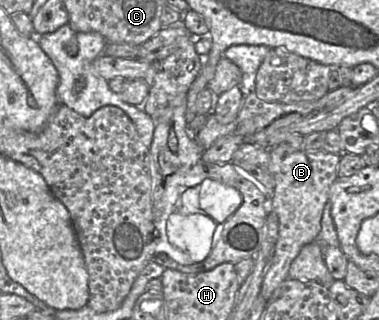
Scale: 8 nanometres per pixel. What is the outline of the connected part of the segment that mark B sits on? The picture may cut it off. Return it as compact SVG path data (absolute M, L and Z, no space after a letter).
M276 146L270 151L270 171L274 178L271 210L277 214L279 232L275 252L267 269L260 295L269 300L275 289L288 278L289 268L301 248L318 239L324 206L329 200L331 185L338 178L340 154L319 150L297 150L287 152L287 147Z

